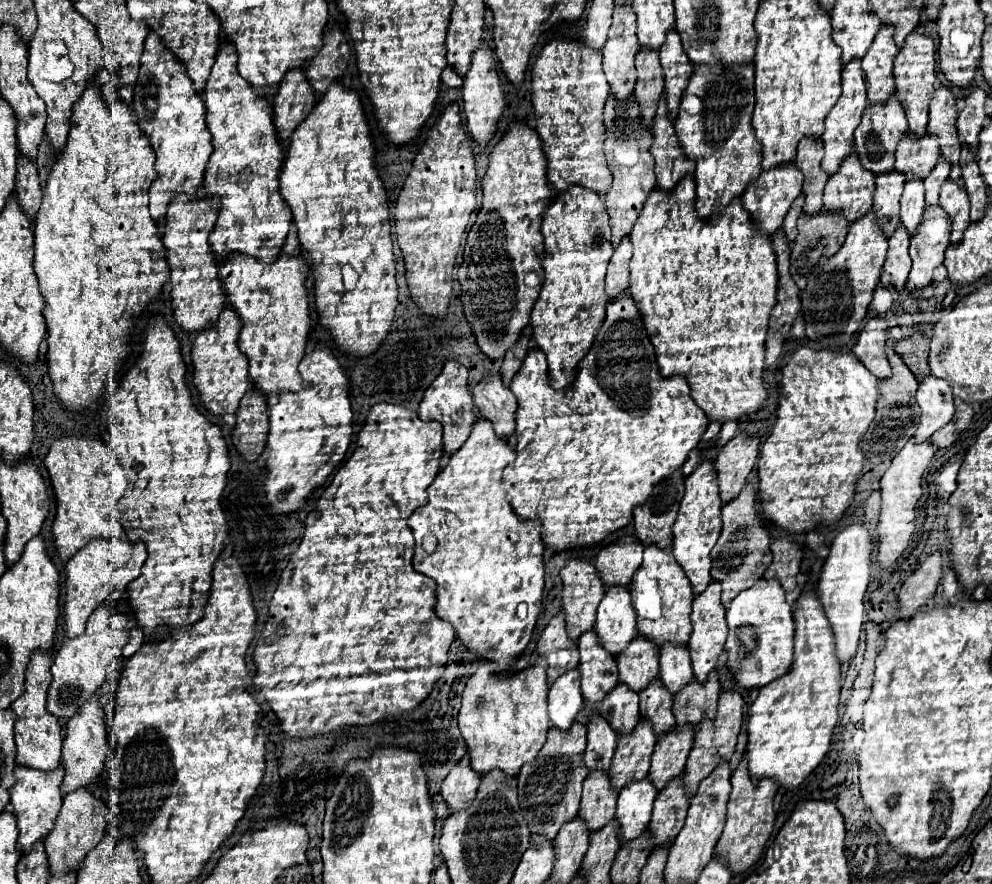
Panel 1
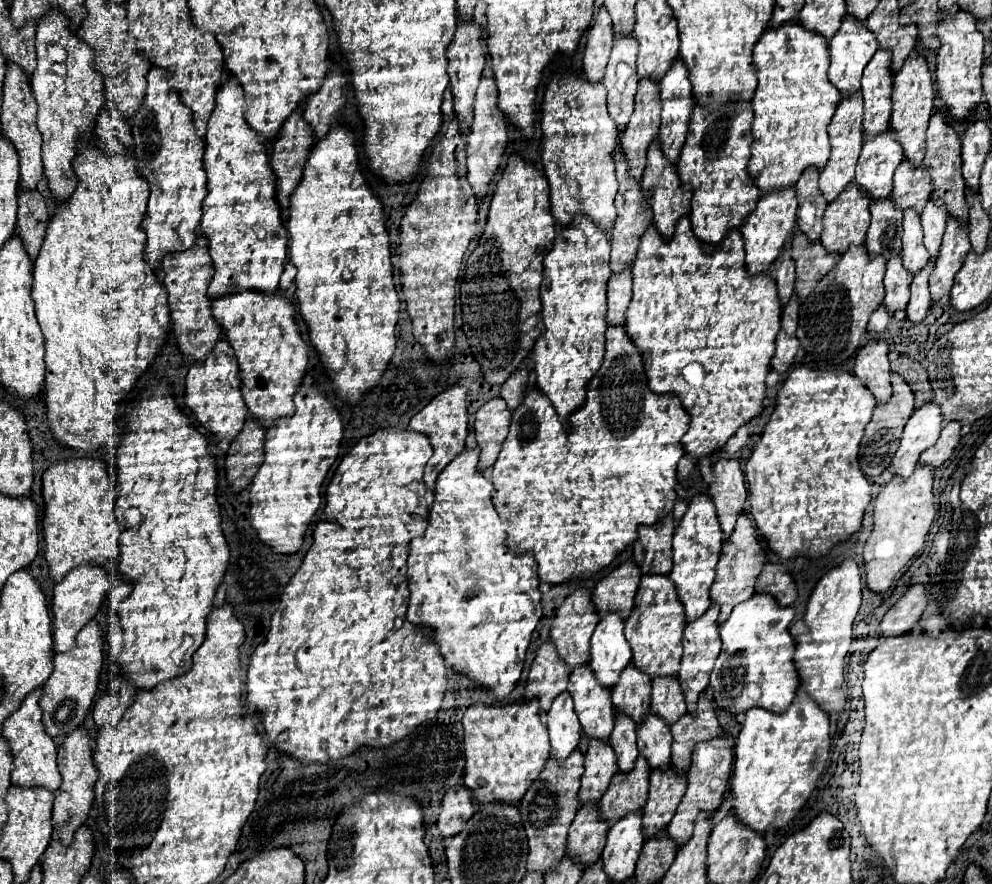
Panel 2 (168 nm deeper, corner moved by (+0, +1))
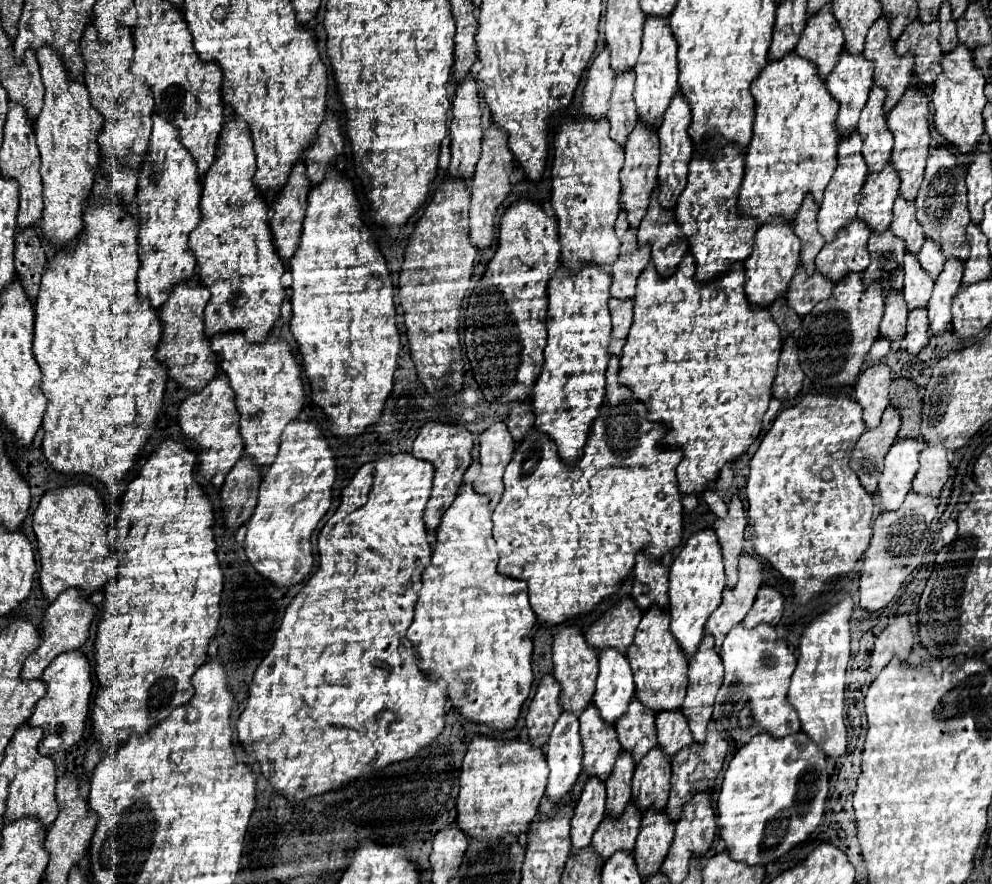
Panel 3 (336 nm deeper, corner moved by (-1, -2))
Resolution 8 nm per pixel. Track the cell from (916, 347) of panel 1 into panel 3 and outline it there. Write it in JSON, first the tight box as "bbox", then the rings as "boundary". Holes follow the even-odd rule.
{"bbox":[891,379,921,437],"boundary":[[[893,379],[891,383],[891,407],[895,407],[903,419],[899,433],[907,437],[919,437],[921,425],[921,399],[919,389],[909,379]]]}

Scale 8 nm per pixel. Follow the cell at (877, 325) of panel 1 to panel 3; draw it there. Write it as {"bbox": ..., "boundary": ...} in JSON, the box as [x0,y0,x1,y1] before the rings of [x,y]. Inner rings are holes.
{"bbox":[855,363,891,429],"boundary":[[[885,363],[873,365],[859,375],[855,385],[855,401],[863,407],[863,421],[867,429],[879,425],[883,411],[889,407],[891,369]]]}

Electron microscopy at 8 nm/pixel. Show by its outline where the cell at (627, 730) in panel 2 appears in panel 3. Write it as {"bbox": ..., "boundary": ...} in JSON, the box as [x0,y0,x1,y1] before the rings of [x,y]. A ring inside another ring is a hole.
{"bbox":[607,753,635,813],"boundary":[[[621,753],[617,757],[615,769],[607,779],[607,813],[621,813],[631,799],[631,779],[633,779],[635,763],[629,753]]]}

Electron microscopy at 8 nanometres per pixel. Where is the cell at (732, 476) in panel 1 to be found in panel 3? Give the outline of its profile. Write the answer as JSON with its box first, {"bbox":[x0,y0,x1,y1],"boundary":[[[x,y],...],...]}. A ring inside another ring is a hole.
{"bbox":[715,495,747,587],"boundary":[[[733,495],[729,503],[729,515],[727,519],[715,521],[715,535],[719,539],[721,551],[723,551],[723,563],[725,563],[725,575],[727,575],[727,587],[733,587],[737,583],[737,563],[739,555],[743,553],[743,535],[747,527],[747,515],[741,505],[741,499]]]}

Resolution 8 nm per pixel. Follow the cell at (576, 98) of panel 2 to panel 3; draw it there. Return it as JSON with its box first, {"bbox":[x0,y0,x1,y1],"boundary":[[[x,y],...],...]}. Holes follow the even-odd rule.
{"bbox":[551,119,623,269],"boundary":[[[567,119],[553,139],[551,205],[557,217],[561,239],[561,263],[567,269],[581,269],[581,263],[607,267],[619,257],[619,239],[613,225],[619,215],[619,171],[623,167],[623,147],[609,137],[609,121]]]}

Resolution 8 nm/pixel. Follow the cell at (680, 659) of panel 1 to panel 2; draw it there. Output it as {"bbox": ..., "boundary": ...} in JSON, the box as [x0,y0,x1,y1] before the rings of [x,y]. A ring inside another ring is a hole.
{"bbox":[650,678,686,724],"boundary":[[[654,678],[652,680],[652,704],[650,708],[660,714],[668,724],[676,722],[686,712],[684,692],[678,678]]]}

